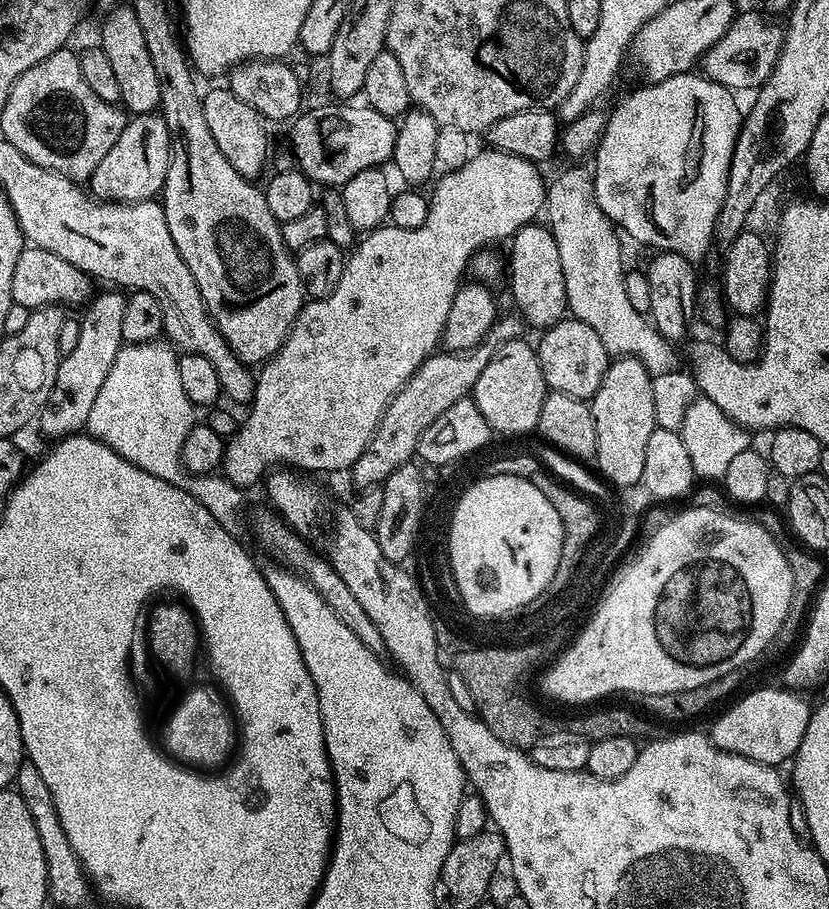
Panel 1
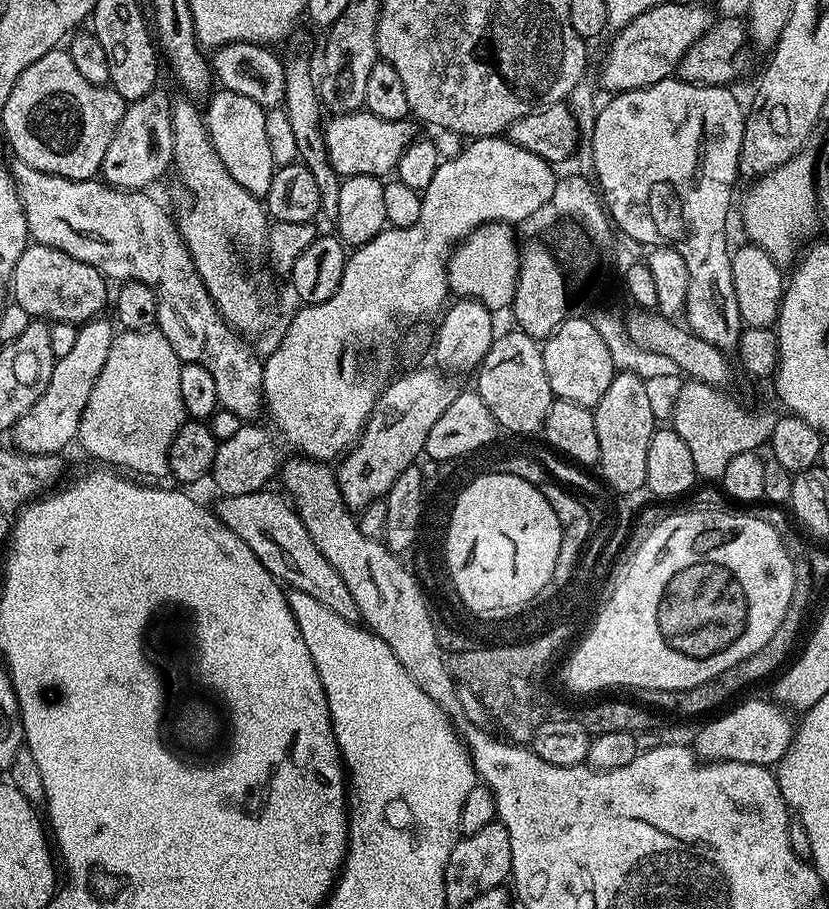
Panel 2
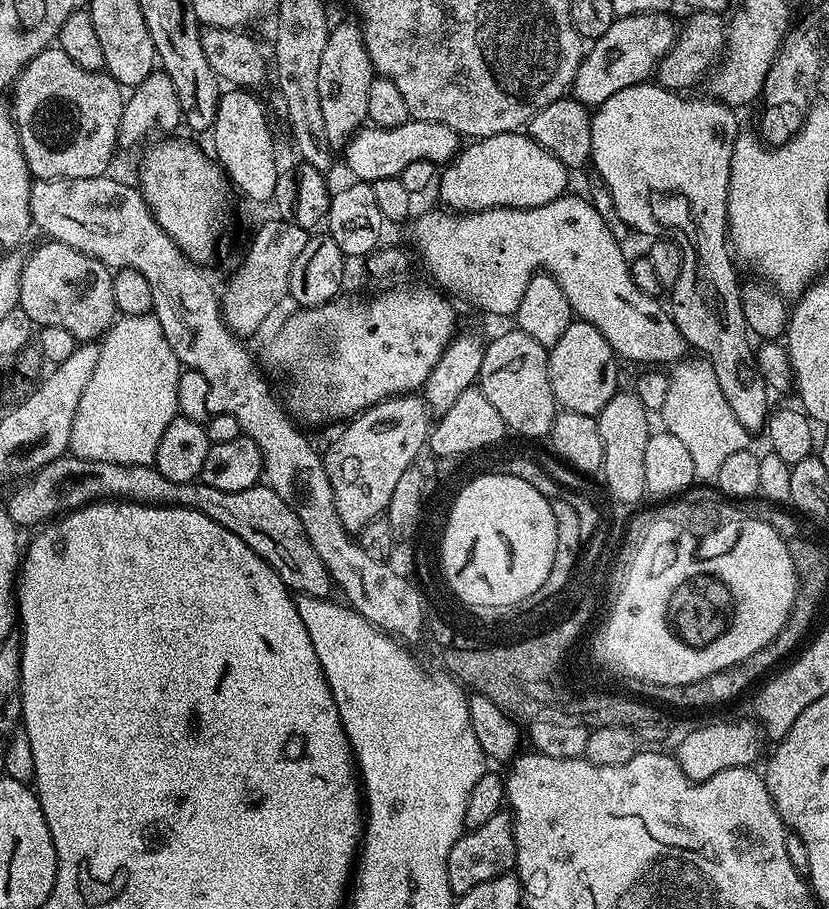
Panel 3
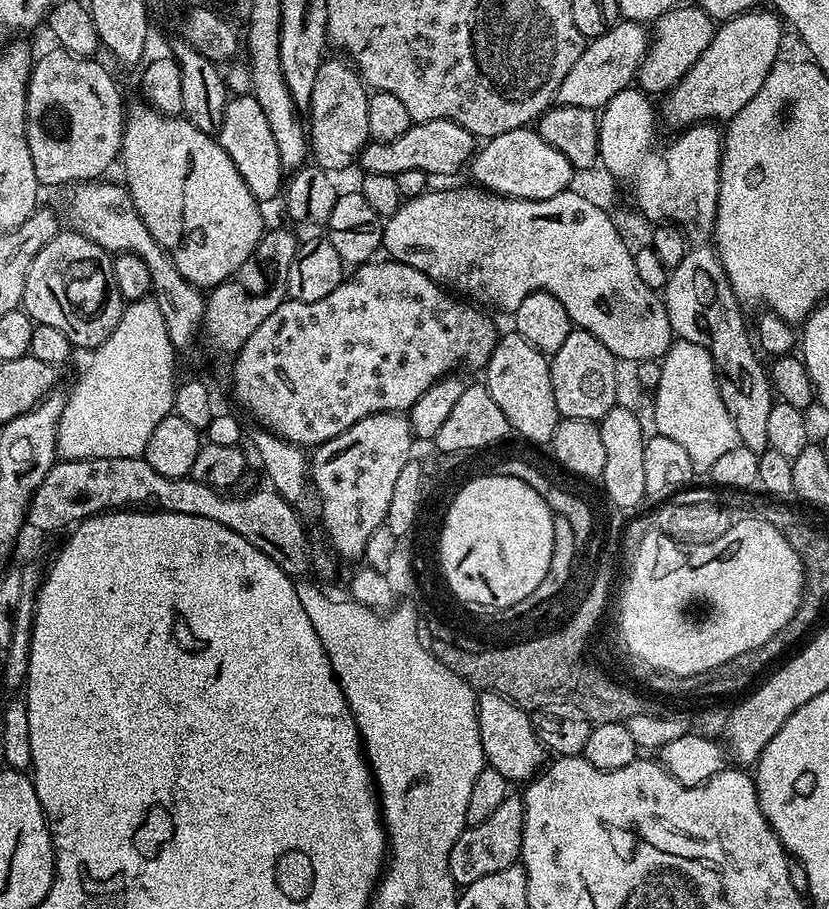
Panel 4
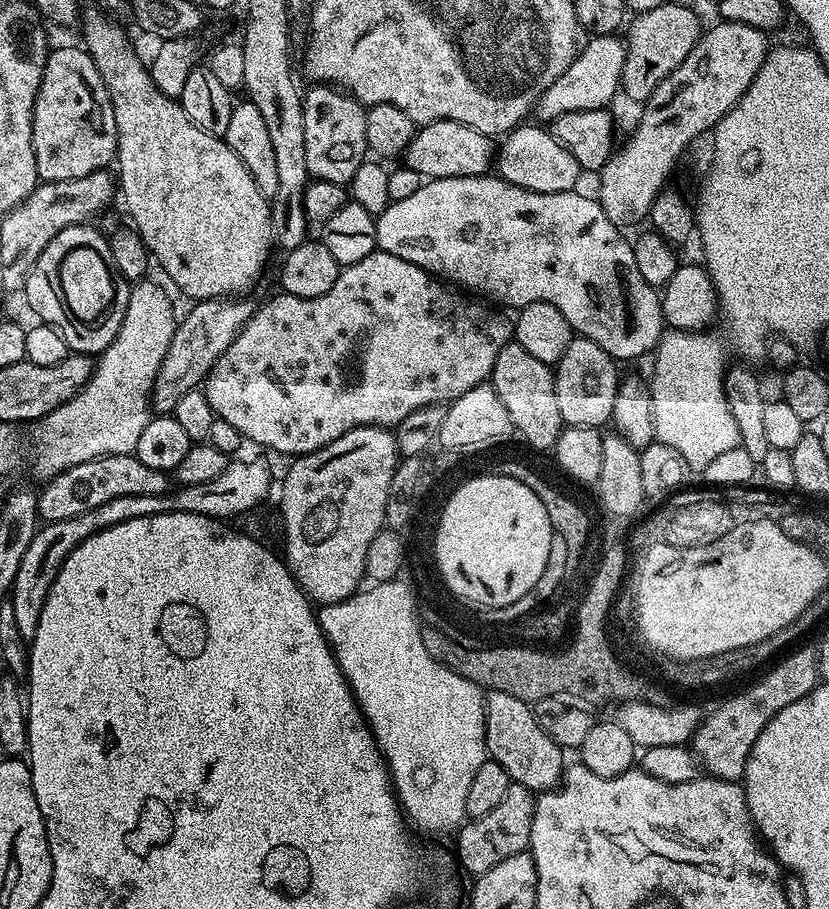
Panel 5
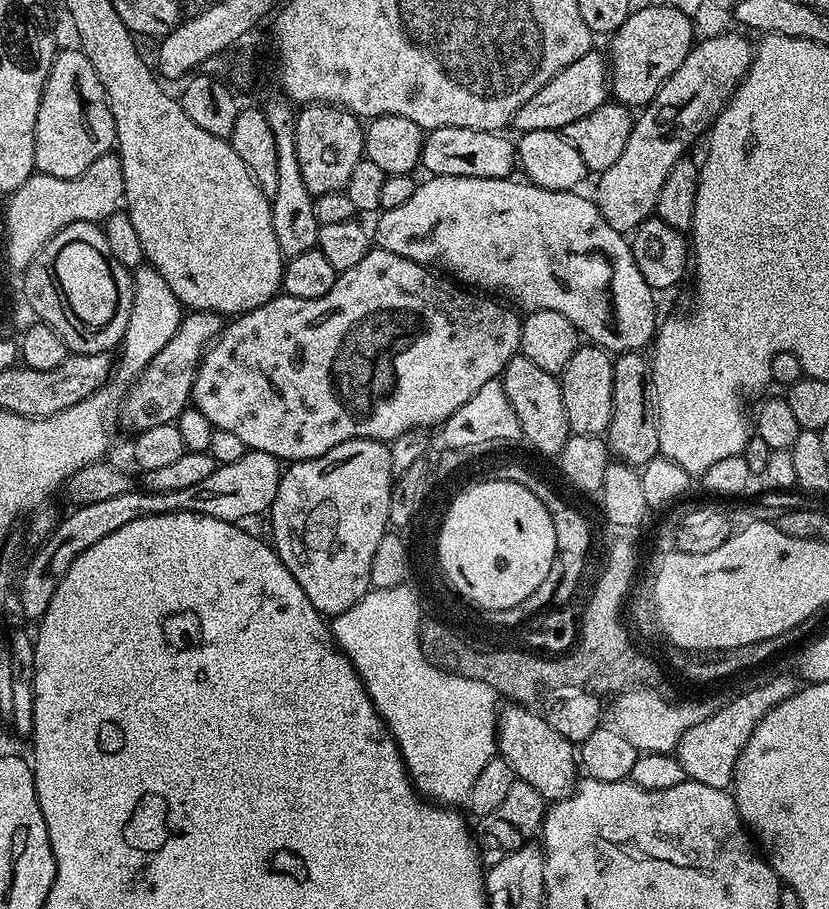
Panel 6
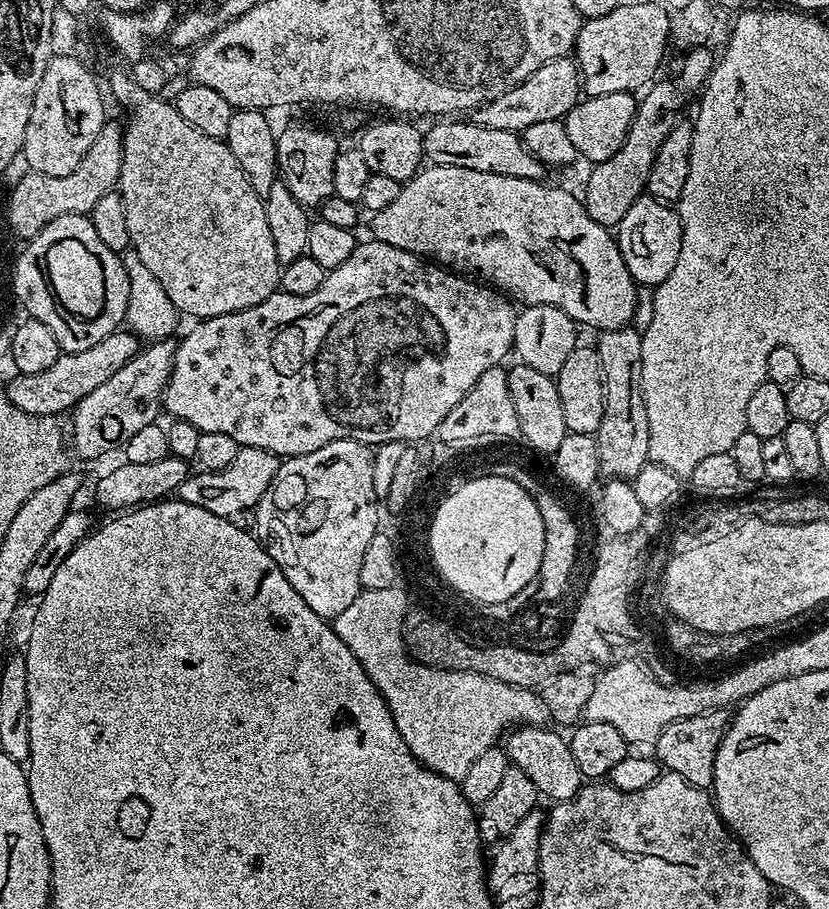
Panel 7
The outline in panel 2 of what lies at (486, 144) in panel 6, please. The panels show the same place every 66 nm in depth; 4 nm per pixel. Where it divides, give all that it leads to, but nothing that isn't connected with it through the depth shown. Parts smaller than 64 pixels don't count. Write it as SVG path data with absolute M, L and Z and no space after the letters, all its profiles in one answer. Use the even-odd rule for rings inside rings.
M367 110L336 114L331 119L324 124L326 154L330 158L330 166L342 178L358 174L384 178L395 173L402 154L418 136L417 125L411 119L387 120Z

